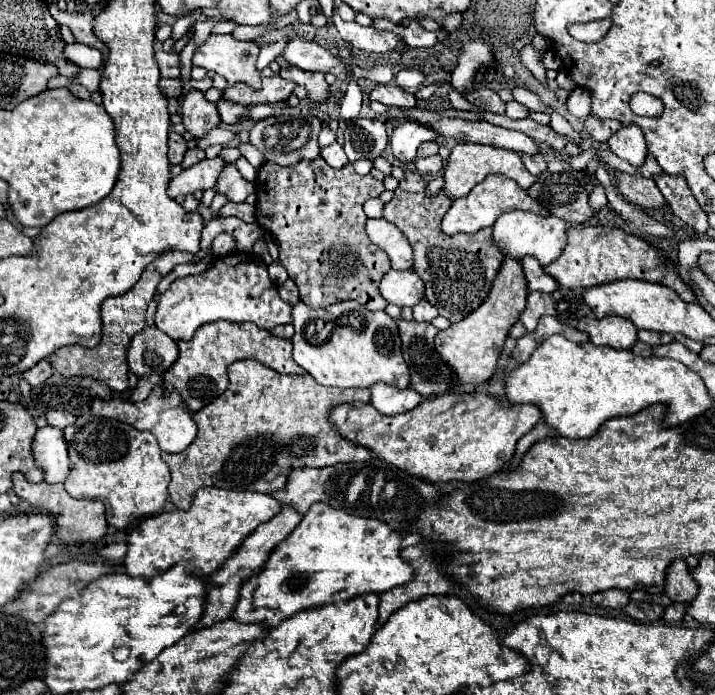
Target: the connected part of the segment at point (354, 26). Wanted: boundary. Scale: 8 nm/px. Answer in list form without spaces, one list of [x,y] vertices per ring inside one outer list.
[[[333,14],[333,24],[339,30],[341,38],[349,42],[353,48],[369,52],[369,54],[387,54],[387,52],[403,52],[407,46],[393,32],[381,32],[373,26],[359,26],[357,22],[345,22],[339,14]]]

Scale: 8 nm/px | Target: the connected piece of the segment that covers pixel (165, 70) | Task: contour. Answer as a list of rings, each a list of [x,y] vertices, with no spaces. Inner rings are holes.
[[[157,50],[155,58],[157,58],[157,64],[159,64],[159,70],[161,70],[163,78],[179,78],[181,60],[179,60],[177,54],[169,54],[169,52]]]

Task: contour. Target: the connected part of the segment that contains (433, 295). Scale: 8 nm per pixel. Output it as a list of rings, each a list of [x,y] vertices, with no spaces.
[[[407,168],[405,180],[399,182],[391,202],[387,202],[383,208],[383,218],[395,224],[407,236],[415,254],[413,270],[425,282],[427,302],[431,302],[449,322],[459,322],[479,308],[479,304],[487,298],[495,274],[503,262],[503,252],[495,248],[491,228],[479,230],[477,234],[447,236],[439,224],[451,200],[443,190],[439,190],[435,196],[427,196],[425,188],[427,180]]]

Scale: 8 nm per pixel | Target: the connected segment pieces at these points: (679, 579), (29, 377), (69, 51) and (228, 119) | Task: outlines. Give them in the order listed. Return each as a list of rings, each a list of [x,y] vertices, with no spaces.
[[[685,560],[671,562],[671,568],[667,568],[667,580],[665,580],[665,594],[673,602],[691,602],[693,596],[697,596],[697,584],[693,576],[689,574],[689,566]]]
[[[41,360],[41,362],[37,362],[33,368],[29,368],[27,372],[23,372],[21,378],[25,378],[31,386],[39,386],[39,384],[43,384],[51,374],[53,374],[51,364],[49,364],[47,360]]]
[[[67,44],[65,46],[65,56],[67,60],[71,60],[73,64],[81,66],[81,68],[93,68],[93,70],[99,70],[101,64],[103,64],[103,58],[101,58],[101,52],[91,48],[91,46],[85,46],[85,44]]]
[[[219,100],[215,106],[217,106],[217,112],[225,124],[237,124],[247,114],[245,106],[229,102],[229,100]]]

